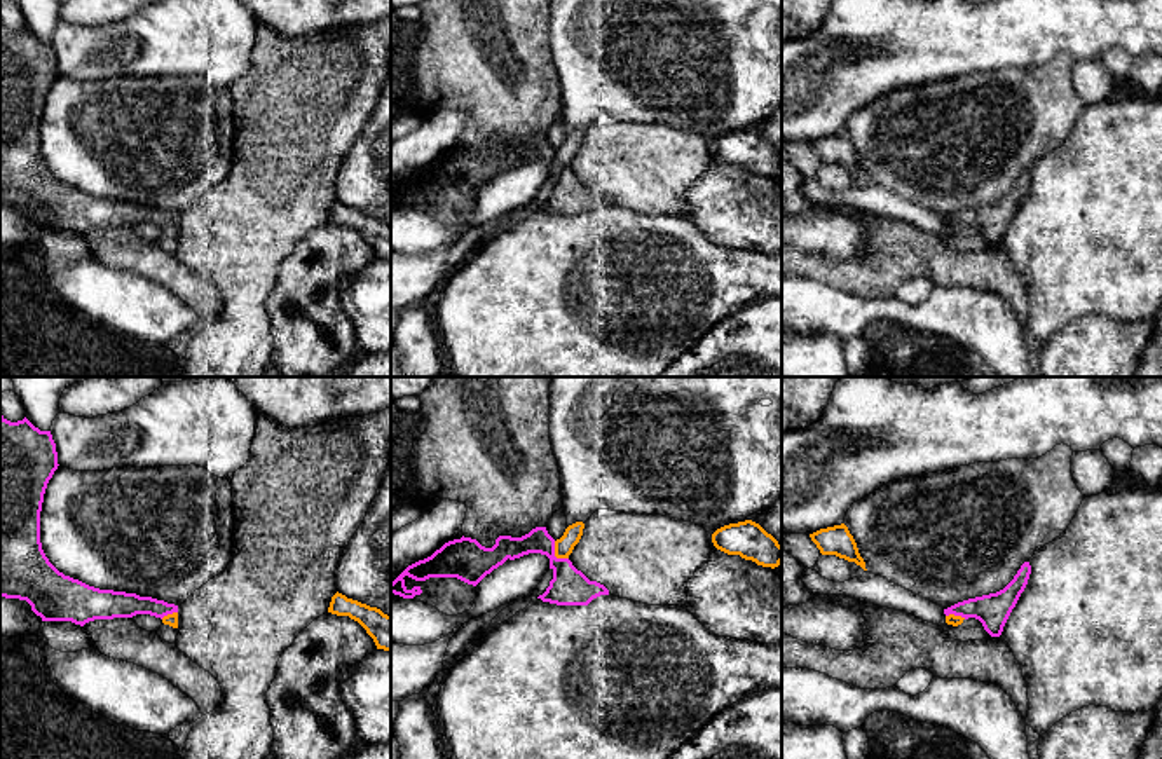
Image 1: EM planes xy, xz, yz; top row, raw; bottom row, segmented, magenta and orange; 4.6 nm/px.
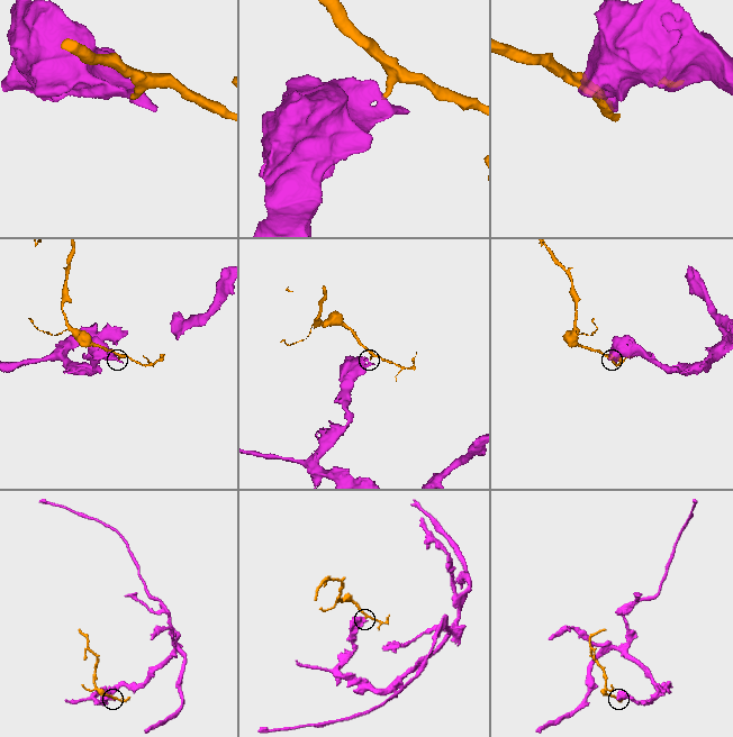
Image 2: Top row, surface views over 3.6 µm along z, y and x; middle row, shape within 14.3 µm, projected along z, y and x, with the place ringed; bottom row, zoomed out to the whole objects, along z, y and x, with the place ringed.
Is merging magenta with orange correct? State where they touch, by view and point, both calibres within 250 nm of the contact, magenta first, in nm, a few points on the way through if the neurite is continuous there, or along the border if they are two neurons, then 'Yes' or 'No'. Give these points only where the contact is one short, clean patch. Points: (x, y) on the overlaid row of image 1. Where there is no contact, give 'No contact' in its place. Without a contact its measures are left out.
Touches magenta at xz (553, 555). Thickness 180 nm (magenta) against 90 nm. Boundary: xz (553, 541), (553, 553), (567, 559). No

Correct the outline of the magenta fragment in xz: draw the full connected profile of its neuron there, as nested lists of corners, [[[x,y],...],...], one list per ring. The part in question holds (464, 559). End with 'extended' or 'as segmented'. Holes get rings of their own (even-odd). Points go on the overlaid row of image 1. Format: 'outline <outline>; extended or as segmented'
outline [[[536,527],[522,537],[499,536],[492,548],[485,548],[476,539],[464,536],[448,541],[431,557],[408,565],[391,583],[391,593],[403,598],[414,598],[422,593],[420,586],[408,590],[405,586],[405,576],[415,581],[457,578],[476,586],[508,558],[515,560],[529,553],[541,553],[550,558],[553,579],[546,591],[537,597],[543,602],[557,605],[588,605],[593,598],[609,595],[609,590],[604,585],[590,581],[569,558],[555,557],[555,539],[548,534],[546,527]]]; as segmented

